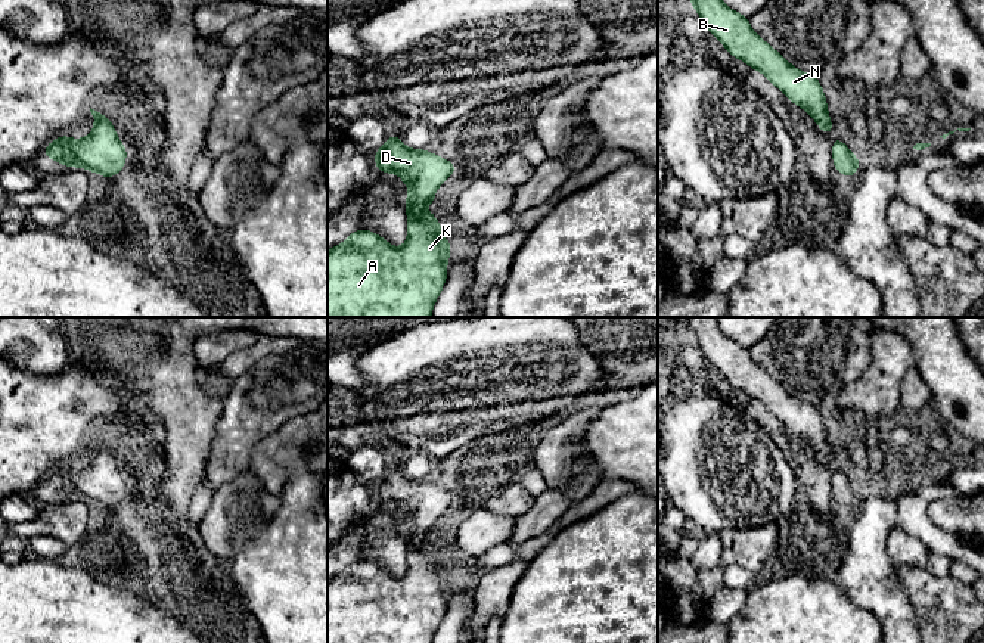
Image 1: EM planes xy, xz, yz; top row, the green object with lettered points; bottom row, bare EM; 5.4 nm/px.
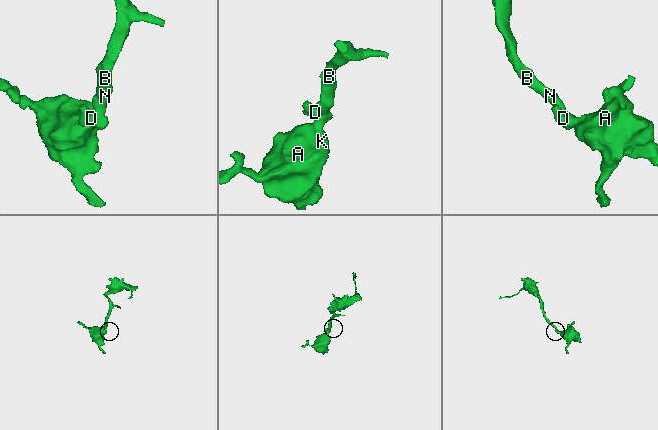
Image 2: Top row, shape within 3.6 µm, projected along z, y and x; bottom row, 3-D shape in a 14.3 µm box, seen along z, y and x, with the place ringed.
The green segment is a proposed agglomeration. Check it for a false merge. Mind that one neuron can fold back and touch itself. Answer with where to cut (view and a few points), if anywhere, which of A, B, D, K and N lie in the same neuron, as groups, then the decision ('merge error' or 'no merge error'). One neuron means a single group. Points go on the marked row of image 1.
cut none; groups A B D K N; no merge error

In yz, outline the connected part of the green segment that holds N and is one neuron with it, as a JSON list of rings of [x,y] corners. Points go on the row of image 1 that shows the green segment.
[[[689,0],[704,27],[736,59],[751,69],[758,69],[794,105],[805,109],[825,134],[834,127],[828,114],[826,96],[817,75],[792,66],[751,28],[749,19],[727,7],[721,0]]]

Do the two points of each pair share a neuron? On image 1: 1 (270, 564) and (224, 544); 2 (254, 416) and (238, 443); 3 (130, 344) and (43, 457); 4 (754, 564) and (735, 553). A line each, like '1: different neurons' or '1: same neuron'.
1: different neurons
2: same neuron
3: different neurons
4: same neuron

